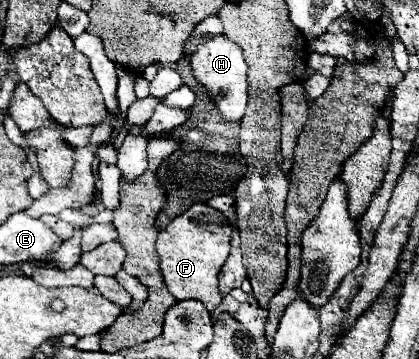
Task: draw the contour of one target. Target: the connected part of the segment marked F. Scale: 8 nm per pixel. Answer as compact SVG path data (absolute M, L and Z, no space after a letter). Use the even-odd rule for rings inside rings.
M192 204L186 212L176 216L164 230L158 232L156 252L164 282L176 300L200 300L208 312L220 304L222 296L218 290L218 274L230 252L230 222L228 218L206 206Z

